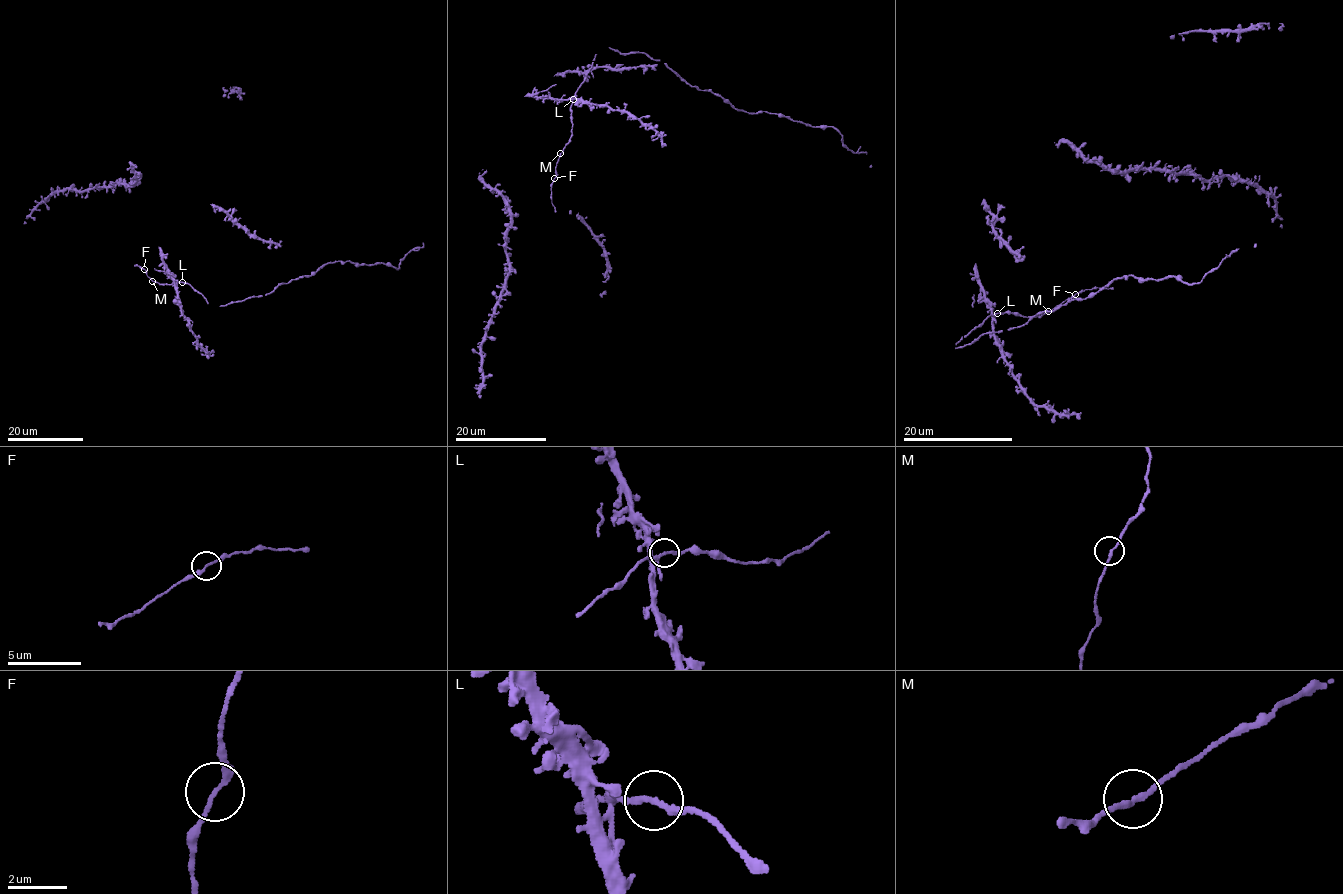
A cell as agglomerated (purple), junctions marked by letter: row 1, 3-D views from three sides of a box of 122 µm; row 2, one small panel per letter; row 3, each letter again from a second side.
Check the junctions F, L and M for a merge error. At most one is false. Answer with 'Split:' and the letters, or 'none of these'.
Split: none of these

